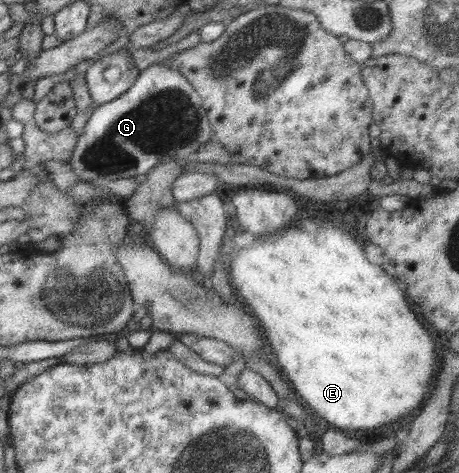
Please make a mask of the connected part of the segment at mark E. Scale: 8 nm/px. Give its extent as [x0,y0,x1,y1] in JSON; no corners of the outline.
[229,226,439,430]

